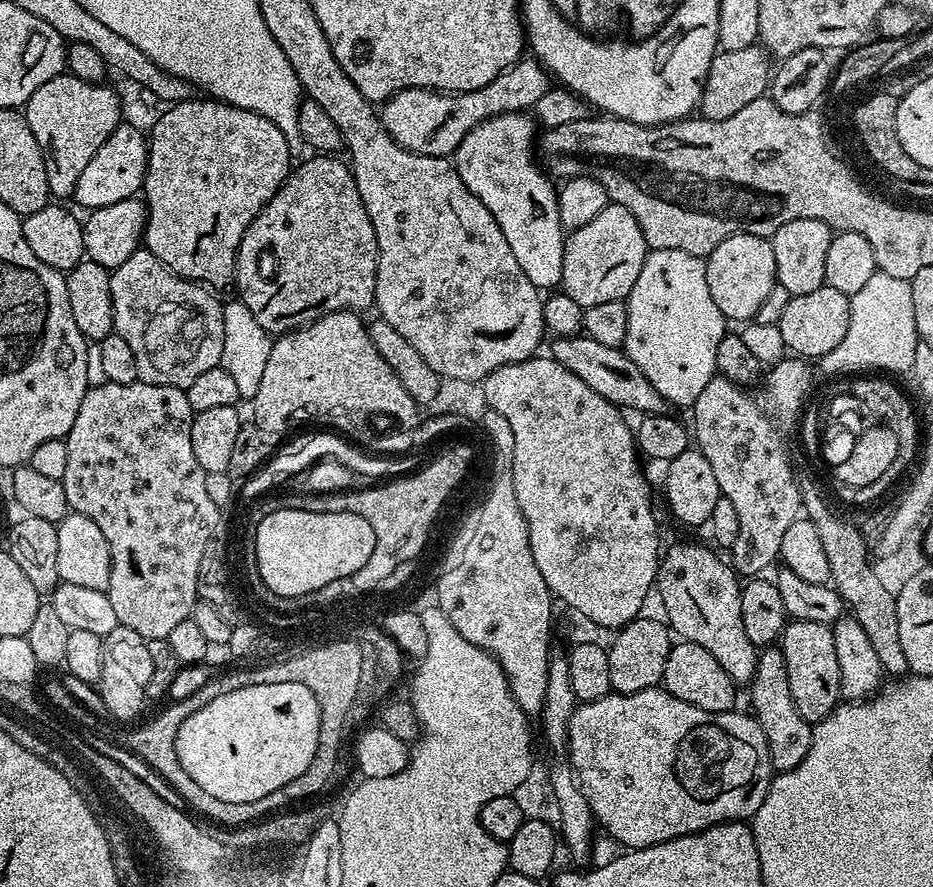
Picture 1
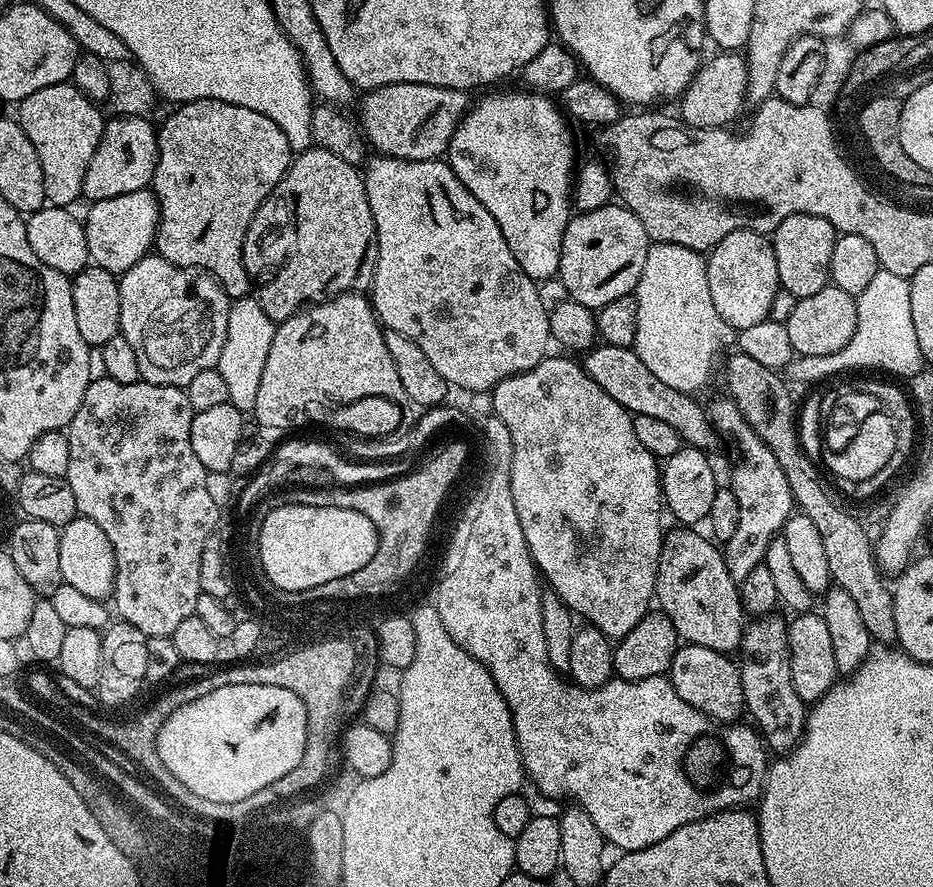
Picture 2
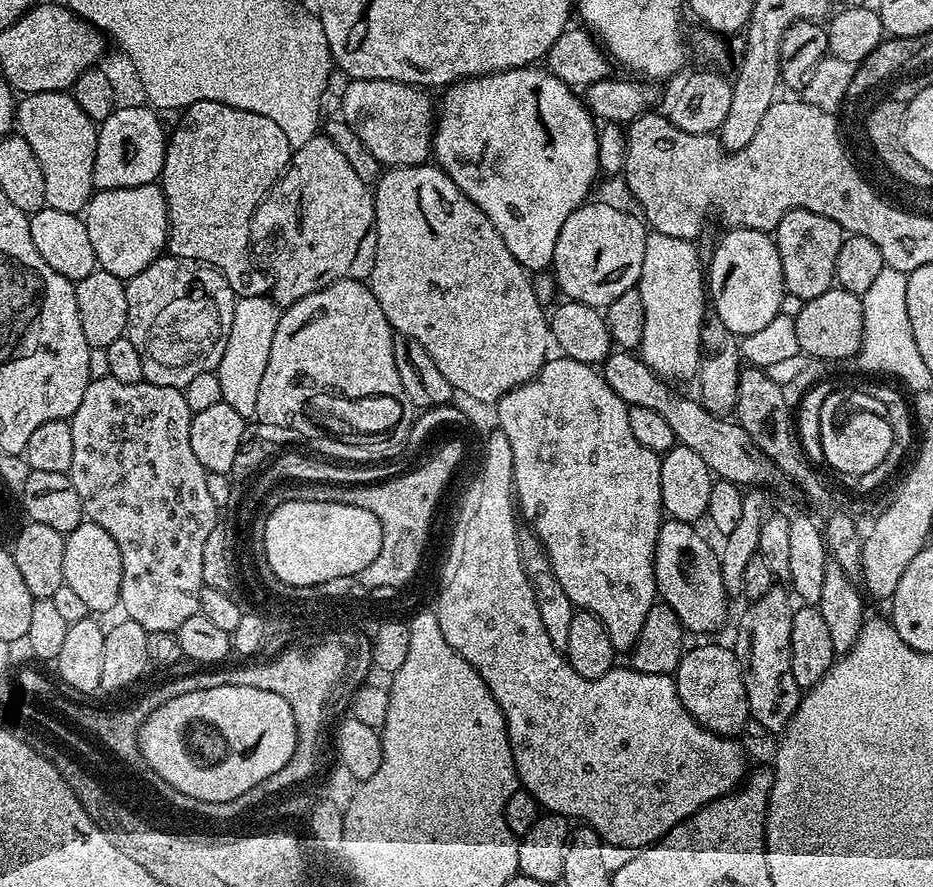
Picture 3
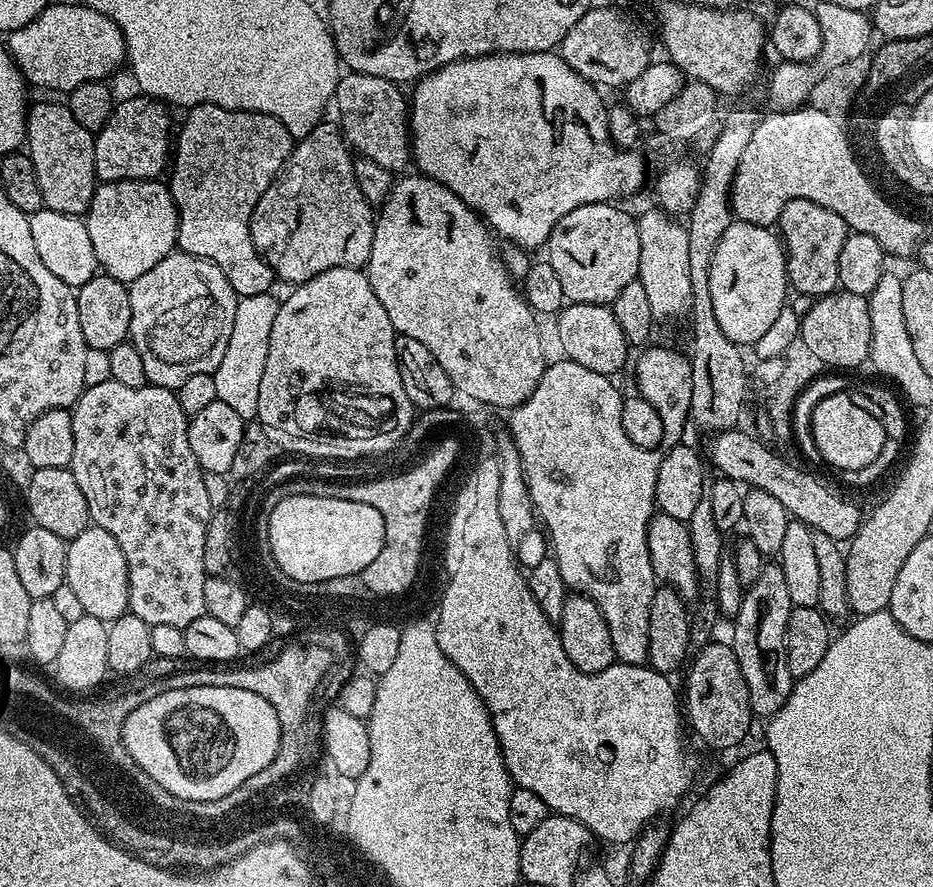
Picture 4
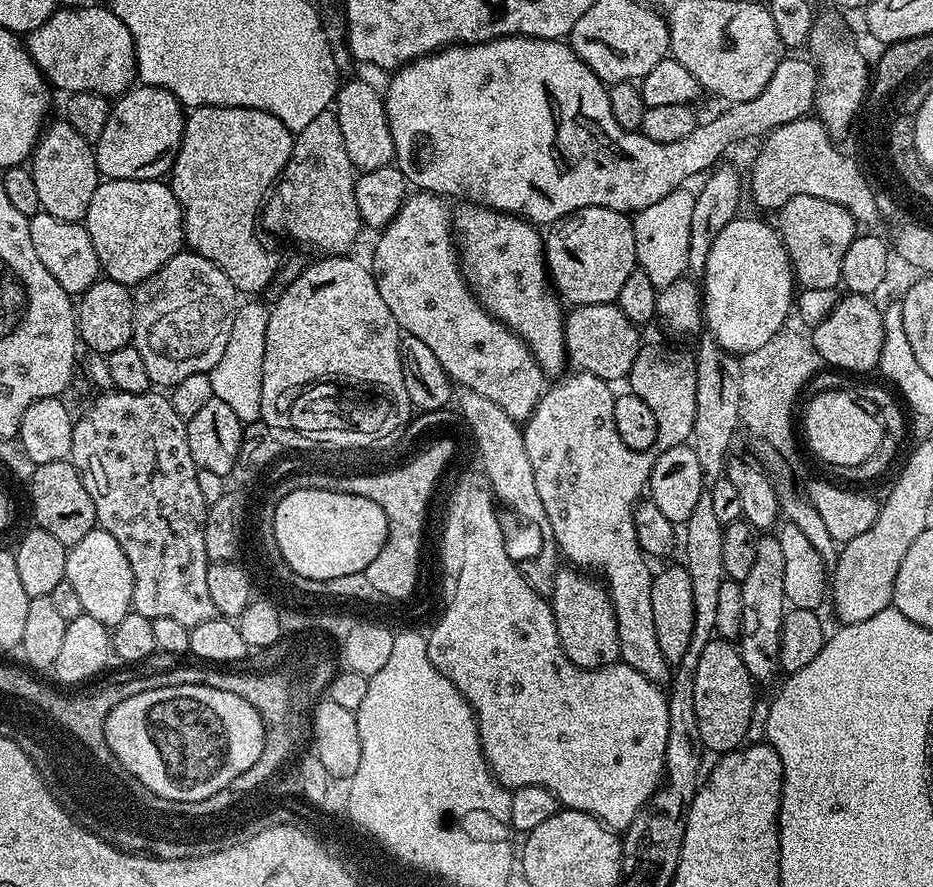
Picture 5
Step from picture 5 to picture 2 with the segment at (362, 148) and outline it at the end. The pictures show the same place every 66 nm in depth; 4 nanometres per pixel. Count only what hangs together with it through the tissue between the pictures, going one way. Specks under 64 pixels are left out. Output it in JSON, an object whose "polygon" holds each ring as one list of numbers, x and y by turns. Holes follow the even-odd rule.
{"polygon":[[398,82,397,84,387,84,381,88,373,88,365,91,360,100,360,120,358,119,358,128,362,136,369,145,376,147,375,151,382,156,393,156,399,160,434,160,443,157,448,150,448,143,454,134,454,130,459,126,460,119,470,107,469,93,458,88,439,88,438,86,426,86,418,82]]}

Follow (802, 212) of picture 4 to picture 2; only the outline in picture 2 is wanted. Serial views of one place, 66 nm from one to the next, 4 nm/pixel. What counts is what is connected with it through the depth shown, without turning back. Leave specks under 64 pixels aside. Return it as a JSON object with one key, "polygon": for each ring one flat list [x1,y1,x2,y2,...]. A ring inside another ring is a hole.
{"polygon":[[790,214,772,233,774,262,778,262,778,278,781,289,789,292,792,298,801,300,818,294,818,290,830,284,830,254,834,254,834,242,838,233,826,218,814,214]]}

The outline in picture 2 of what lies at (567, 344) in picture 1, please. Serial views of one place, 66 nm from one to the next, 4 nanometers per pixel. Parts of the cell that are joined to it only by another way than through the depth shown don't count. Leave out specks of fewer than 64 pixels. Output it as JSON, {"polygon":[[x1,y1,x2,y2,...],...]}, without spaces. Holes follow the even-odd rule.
{"polygon":[[600,342,583,353,582,363,586,374,590,374,590,378,594,378,594,382,598,382,598,386,614,398,614,402,621,404,633,416,658,418,674,426,681,441,694,448,712,450,718,441,718,433,708,418,705,405,700,405,695,395,674,390,674,386,666,386,666,382,650,374,650,370,646,370,646,362,638,358,635,347,623,348]]}

